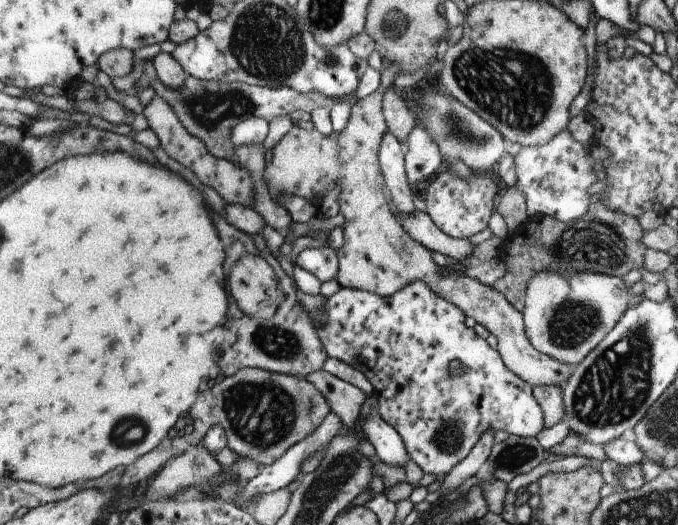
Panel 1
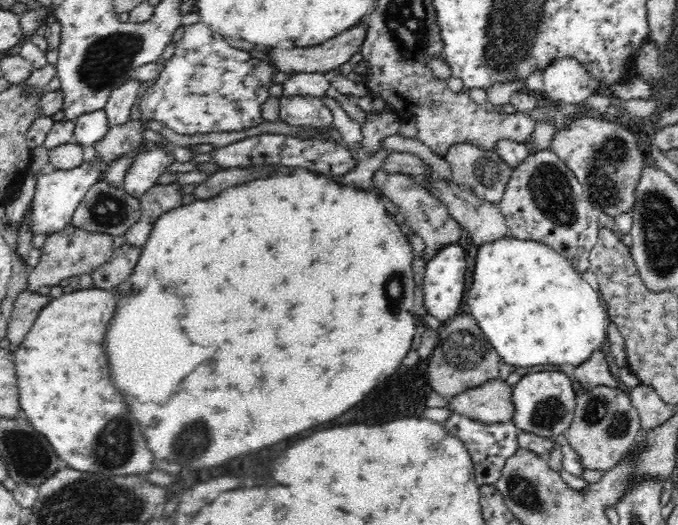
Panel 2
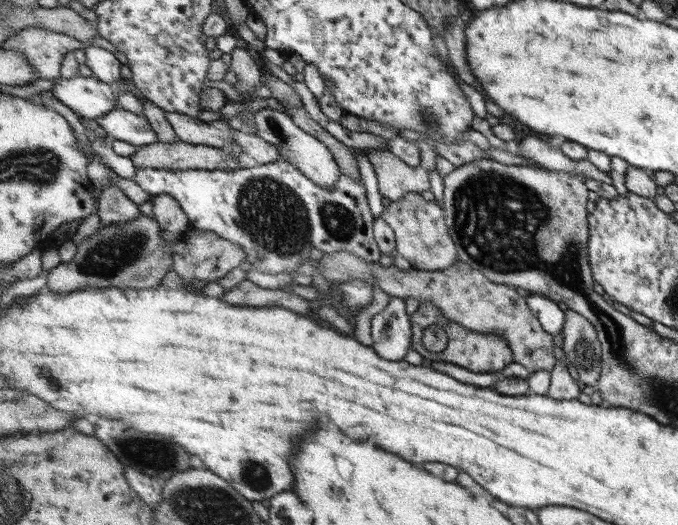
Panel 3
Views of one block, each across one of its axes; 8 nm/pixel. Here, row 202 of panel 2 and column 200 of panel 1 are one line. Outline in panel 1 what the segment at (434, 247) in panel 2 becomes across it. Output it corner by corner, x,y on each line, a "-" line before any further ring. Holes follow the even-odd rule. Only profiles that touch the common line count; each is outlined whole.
245,368
221,384
211,384
187,416
187,434
173,440
173,452
165,452
161,444
157,450
149,452
141,460
125,466
119,488
129,488
131,484
141,484
143,480
153,480
173,458
183,456
193,446
199,446
205,436
215,426
223,426
229,436
229,448
233,448
241,458
255,460
259,466
271,466
281,460
293,446
303,442
329,418
333,412
331,402
325,398
311,380
289,374
275,374
263,368

